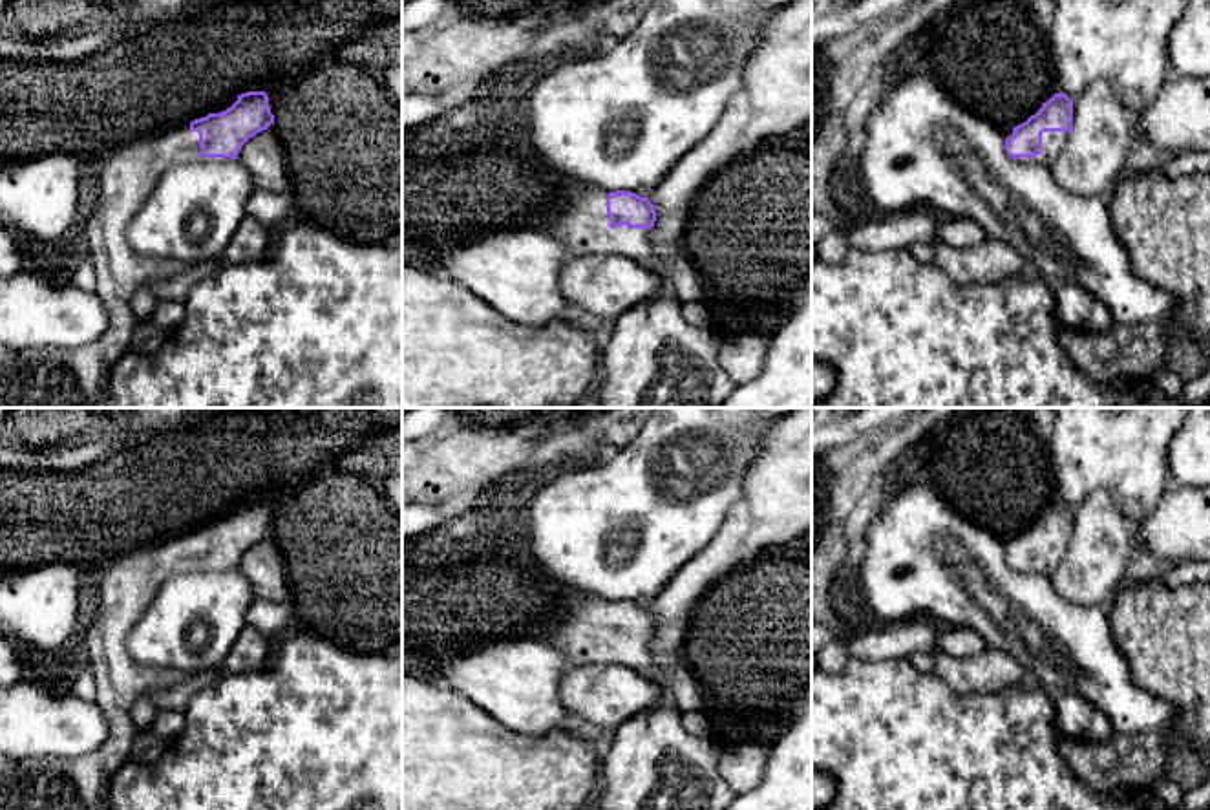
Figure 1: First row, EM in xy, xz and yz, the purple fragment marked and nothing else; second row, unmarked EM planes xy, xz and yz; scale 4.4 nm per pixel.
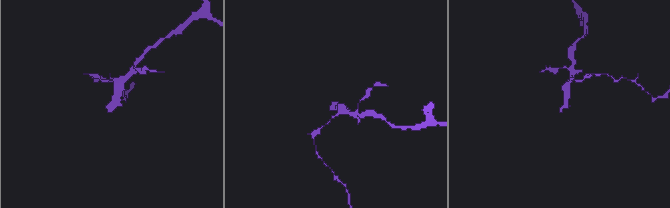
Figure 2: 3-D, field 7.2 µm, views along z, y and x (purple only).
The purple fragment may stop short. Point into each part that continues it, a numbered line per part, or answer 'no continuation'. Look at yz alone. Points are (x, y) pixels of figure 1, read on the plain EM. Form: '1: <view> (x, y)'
1: yz (1053, 553)

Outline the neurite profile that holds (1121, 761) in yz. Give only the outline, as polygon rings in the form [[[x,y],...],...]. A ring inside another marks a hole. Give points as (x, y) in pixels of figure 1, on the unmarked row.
[[[1111,731],[1108,739],[1097,742],[1080,742],[1075,739],[1060,737],[1058,750],[1067,761],[1069,768],[1093,790],[1111,792],[1126,788],[1133,792],[1148,790],[1152,783],[1168,779],[1168,742],[1170,741],[1155,733],[1122,735]]]

